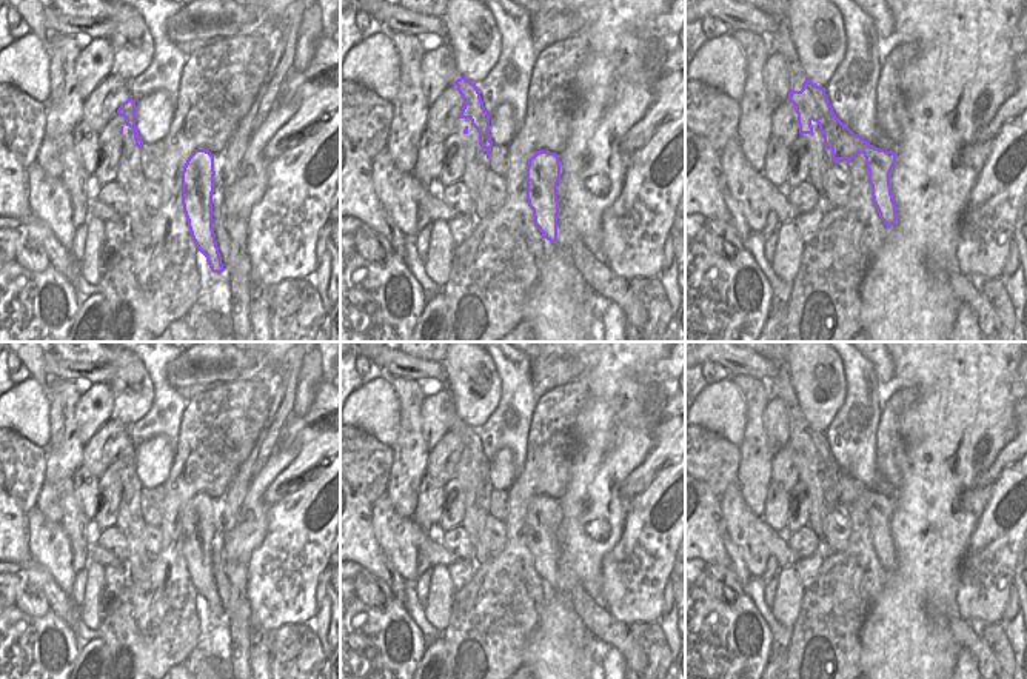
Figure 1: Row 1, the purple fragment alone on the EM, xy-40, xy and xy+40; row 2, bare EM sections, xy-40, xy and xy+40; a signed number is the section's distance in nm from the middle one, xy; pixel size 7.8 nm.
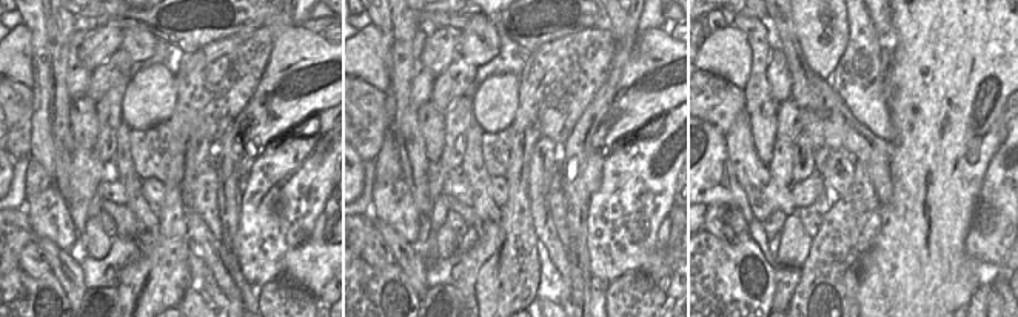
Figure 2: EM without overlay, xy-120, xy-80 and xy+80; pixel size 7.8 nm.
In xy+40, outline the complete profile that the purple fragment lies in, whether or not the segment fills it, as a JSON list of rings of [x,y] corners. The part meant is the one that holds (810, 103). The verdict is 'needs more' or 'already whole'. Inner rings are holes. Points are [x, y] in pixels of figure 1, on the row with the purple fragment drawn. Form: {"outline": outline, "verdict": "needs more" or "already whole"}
{"outline": [[[805,77],[801,91],[790,89],[788,100],[798,114],[799,134],[813,134],[811,123],[819,125],[824,145],[831,151],[831,160],[850,162],[858,154],[865,157],[873,203],[885,226],[898,220],[896,203],[892,194],[890,176],[896,163],[893,151],[879,149],[855,134],[835,114],[825,89]]], "verdict": "already whole"}

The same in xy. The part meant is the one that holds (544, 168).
{"outline": [[[537,151],[527,166],[527,200],[533,209],[534,225],[542,237],[557,240],[557,183],[560,180],[560,160],[556,152]]], "verdict": "already whole"}

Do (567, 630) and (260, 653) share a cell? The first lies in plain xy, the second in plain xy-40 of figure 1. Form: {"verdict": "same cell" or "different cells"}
{"verdict": "different cells"}

